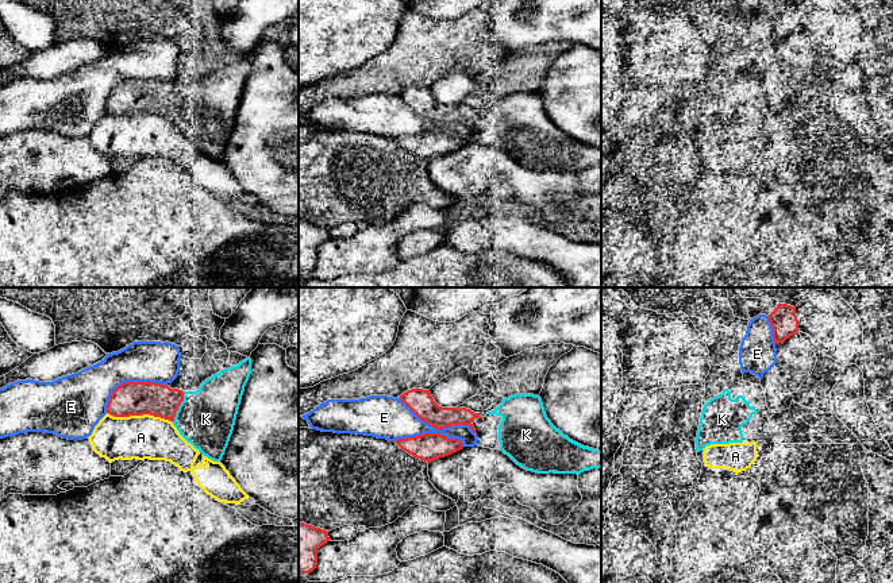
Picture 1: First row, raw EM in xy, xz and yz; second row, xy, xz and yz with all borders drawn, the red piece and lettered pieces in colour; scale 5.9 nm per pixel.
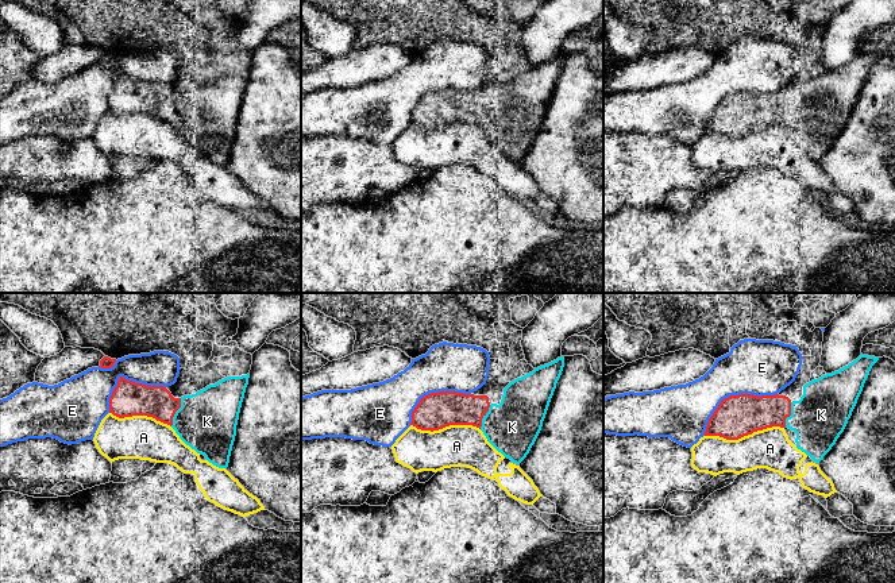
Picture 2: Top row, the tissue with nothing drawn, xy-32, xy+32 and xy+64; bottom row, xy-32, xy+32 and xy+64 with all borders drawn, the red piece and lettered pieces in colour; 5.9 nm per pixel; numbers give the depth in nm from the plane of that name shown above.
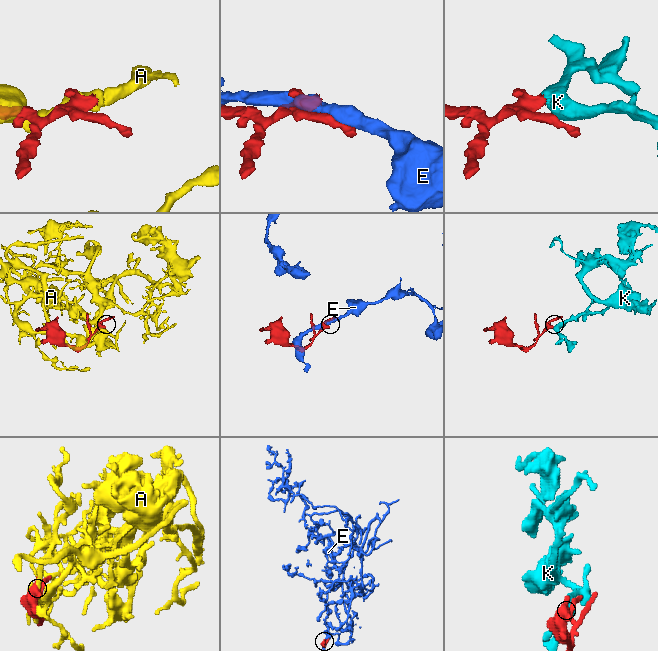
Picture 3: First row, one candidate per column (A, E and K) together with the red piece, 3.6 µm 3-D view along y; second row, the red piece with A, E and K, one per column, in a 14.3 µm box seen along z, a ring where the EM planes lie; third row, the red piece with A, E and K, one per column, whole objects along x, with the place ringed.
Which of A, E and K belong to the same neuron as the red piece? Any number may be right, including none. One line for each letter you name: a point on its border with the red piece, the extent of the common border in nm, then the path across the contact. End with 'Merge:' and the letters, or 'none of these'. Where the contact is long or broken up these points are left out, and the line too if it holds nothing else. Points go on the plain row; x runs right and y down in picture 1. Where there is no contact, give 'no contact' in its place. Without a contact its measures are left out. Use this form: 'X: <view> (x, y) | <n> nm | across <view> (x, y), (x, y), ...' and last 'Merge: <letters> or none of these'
K: xy (179, 103) | 200 nm
Merge: K

